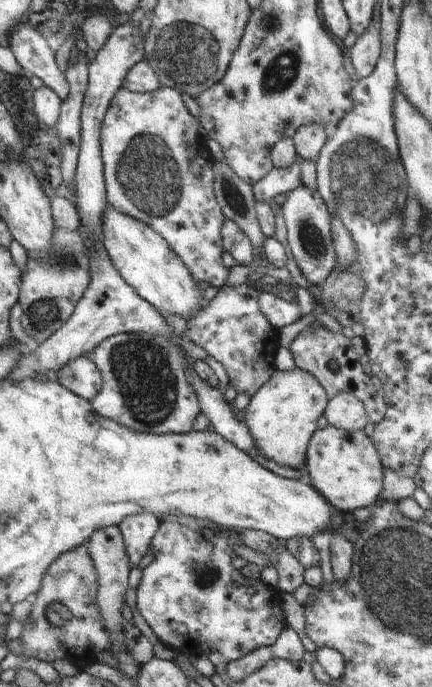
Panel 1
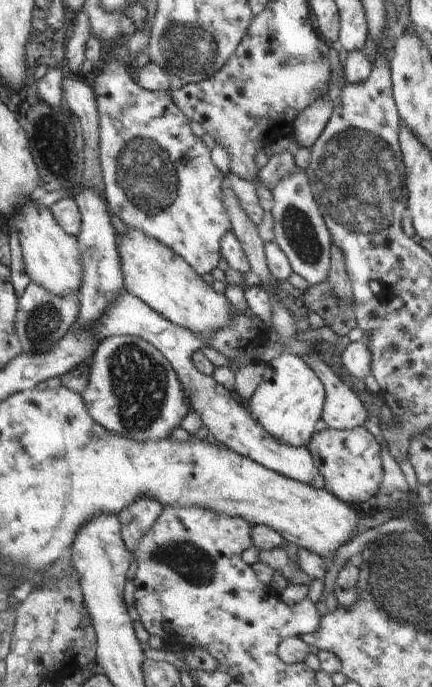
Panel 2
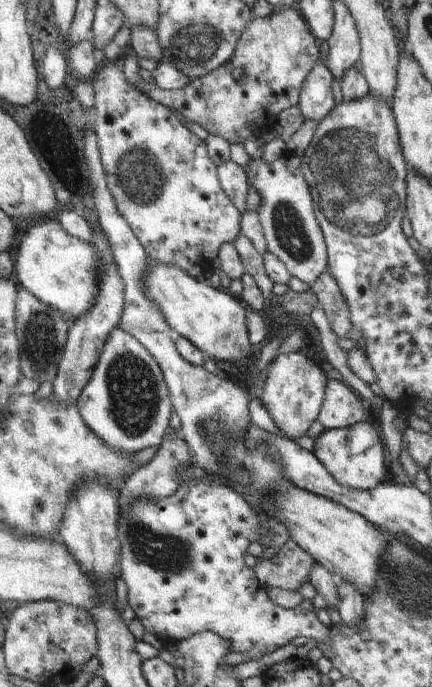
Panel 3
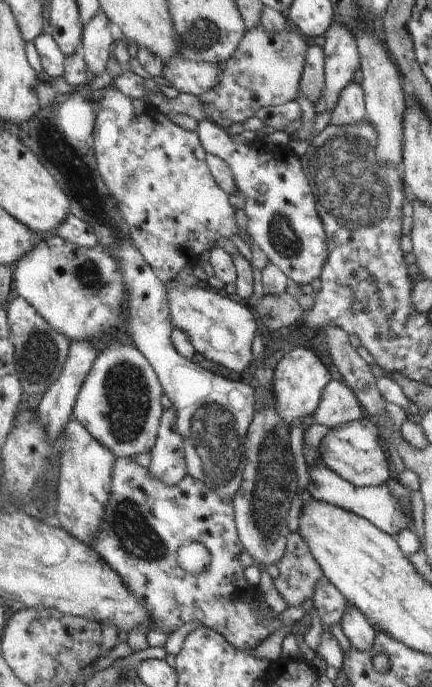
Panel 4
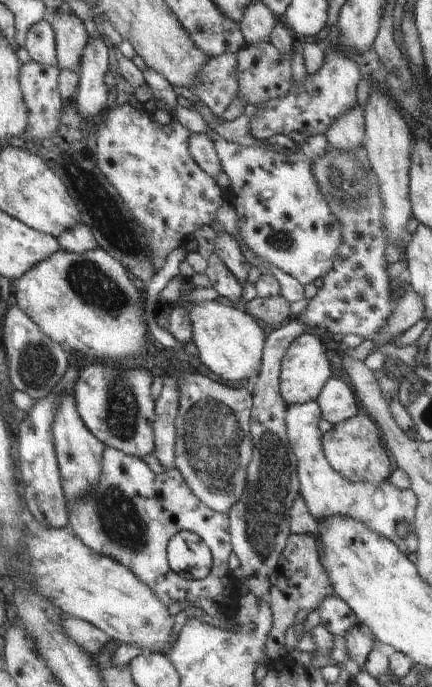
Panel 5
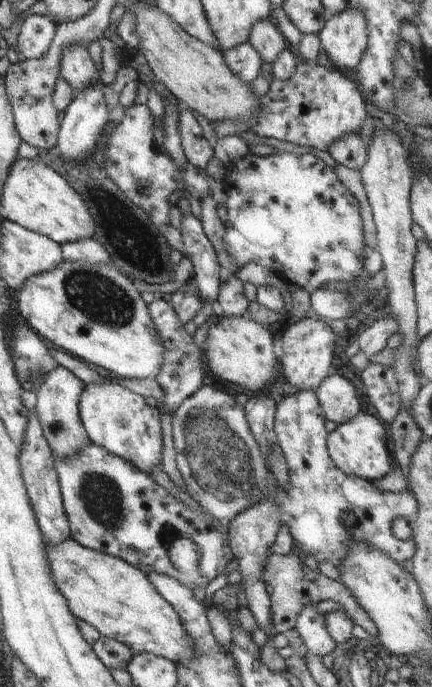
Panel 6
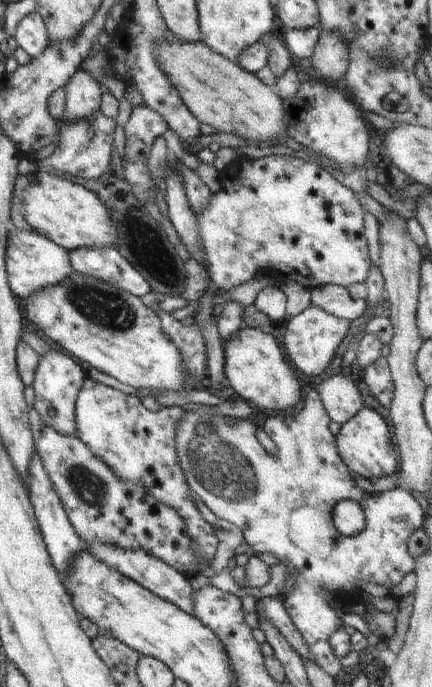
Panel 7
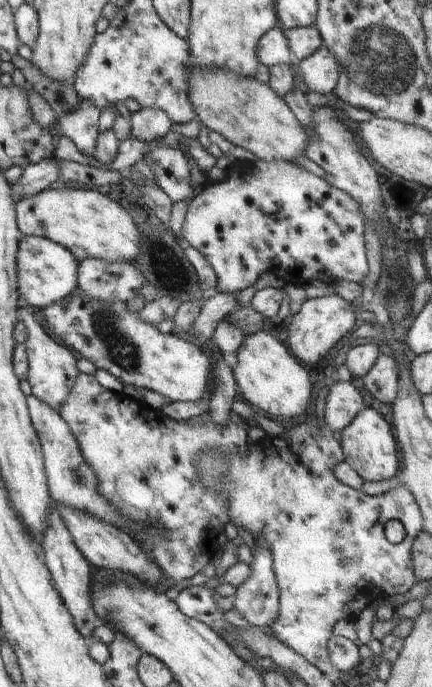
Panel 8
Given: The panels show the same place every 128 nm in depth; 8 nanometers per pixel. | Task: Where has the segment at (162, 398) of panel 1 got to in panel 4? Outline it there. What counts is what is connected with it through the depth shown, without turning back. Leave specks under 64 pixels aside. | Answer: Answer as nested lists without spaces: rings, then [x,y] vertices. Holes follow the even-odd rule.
[[[109,338],[102,344],[90,374],[84,380],[73,408],[73,415],[98,444],[110,450],[110,454],[114,454],[116,458],[131,458],[142,452],[150,452],[156,442],[160,417],[164,409],[160,404],[162,393],[158,376],[142,352],[133,343],[122,344]]]

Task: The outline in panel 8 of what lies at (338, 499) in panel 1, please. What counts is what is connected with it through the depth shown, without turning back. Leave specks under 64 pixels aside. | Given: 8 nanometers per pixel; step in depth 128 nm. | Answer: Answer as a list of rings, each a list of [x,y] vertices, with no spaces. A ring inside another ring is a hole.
[[[372,407],[364,408],[354,418],[354,421],[341,430],[340,442],[344,461],[356,471],[364,481],[380,483],[394,479],[401,466],[401,455],[397,441],[393,438],[392,428],[384,418]]]

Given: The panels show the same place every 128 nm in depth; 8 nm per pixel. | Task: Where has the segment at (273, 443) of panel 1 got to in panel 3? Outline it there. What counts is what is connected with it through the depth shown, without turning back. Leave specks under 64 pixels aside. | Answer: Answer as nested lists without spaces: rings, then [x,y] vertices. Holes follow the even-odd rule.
[[[302,352],[280,354],[270,363],[264,389],[254,392],[267,408],[276,426],[294,440],[306,434],[312,422],[317,420],[323,406],[326,373]]]

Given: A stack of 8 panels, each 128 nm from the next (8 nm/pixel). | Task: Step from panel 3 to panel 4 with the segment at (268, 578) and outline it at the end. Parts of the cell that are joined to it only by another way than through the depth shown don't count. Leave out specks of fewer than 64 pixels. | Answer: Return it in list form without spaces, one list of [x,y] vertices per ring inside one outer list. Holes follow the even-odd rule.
[[[297,532],[287,536],[284,556],[276,566],[279,575],[273,579],[273,583],[288,607],[300,606],[304,600],[312,599],[318,580],[324,577],[306,540]]]

